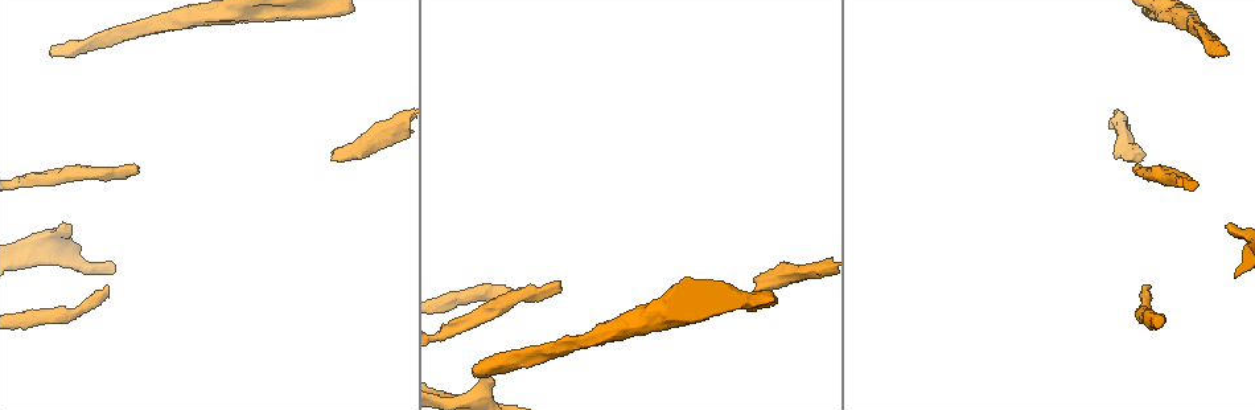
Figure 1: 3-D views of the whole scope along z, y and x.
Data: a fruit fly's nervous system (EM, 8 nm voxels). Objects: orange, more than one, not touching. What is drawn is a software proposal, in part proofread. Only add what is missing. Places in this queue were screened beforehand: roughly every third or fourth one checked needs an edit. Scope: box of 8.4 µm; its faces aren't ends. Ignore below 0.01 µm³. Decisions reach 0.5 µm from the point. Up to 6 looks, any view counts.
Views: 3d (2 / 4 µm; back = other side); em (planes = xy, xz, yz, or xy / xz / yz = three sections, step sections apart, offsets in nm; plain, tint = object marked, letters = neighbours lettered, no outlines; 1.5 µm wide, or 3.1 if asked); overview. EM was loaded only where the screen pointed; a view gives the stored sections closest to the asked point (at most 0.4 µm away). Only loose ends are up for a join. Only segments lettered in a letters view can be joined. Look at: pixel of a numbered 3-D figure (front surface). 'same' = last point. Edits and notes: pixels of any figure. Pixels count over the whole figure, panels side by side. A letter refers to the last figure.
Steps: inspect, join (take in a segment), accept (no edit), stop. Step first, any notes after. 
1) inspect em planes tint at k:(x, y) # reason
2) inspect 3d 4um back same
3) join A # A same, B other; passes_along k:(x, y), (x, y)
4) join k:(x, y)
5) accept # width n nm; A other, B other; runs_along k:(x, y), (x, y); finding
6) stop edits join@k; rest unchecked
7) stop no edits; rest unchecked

inspect 3d 2um at 1:(1149, 287) # branch stops here

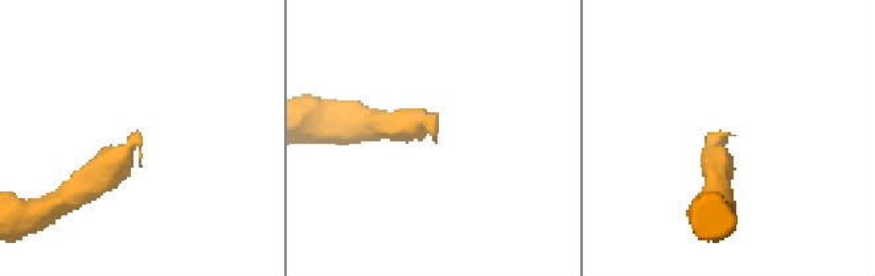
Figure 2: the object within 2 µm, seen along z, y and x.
inspect em xz step 8 tint at 2:(729, 132)

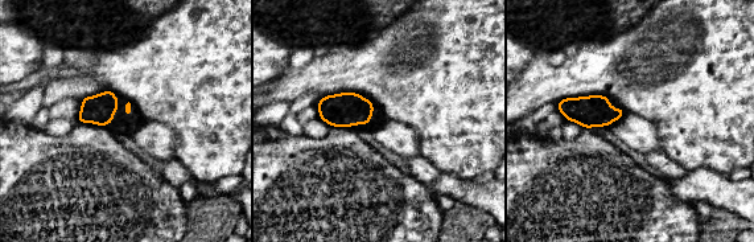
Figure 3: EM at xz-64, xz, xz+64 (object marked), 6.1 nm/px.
inspect em planes letters same # cut it another way

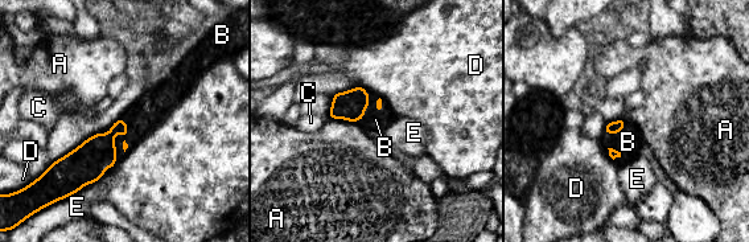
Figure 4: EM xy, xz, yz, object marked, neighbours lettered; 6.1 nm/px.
join B # A other, B same, C other, D other, E other; passes_along 4:(86, 163), (115, 134), (138, 115); it goes on there

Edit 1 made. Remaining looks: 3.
inspect 3d 2um at 1:(1223, 54) # branch stops here

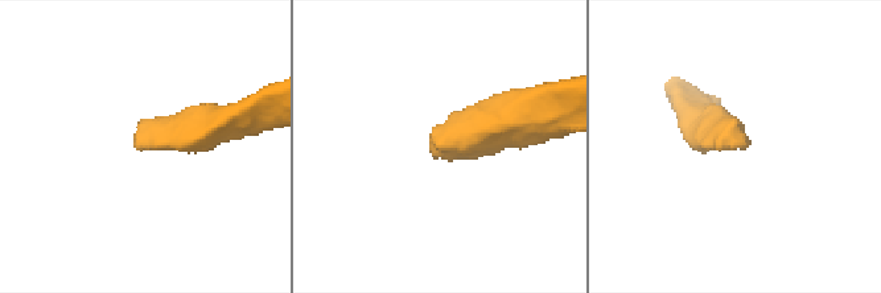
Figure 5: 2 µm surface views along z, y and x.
inspect em planes tint at 5:(133, 147)

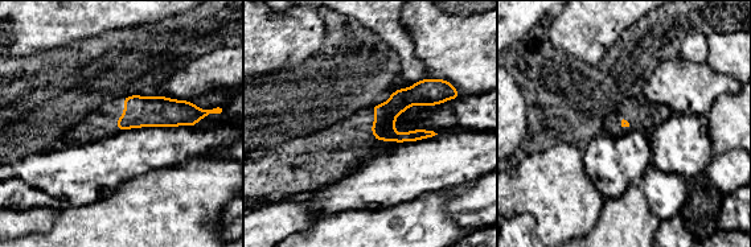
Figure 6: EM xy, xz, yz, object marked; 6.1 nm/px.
inspect em planes letters same

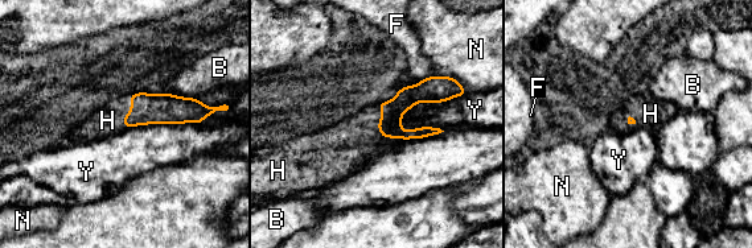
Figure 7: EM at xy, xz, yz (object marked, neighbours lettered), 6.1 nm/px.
join H # B other, F other, H same, N other, Y other; passes_along 7:(390, 124), (379, 132), (342, 148); the neuron continues

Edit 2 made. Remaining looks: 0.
stop edits join@4, join@7; rest unchecked

